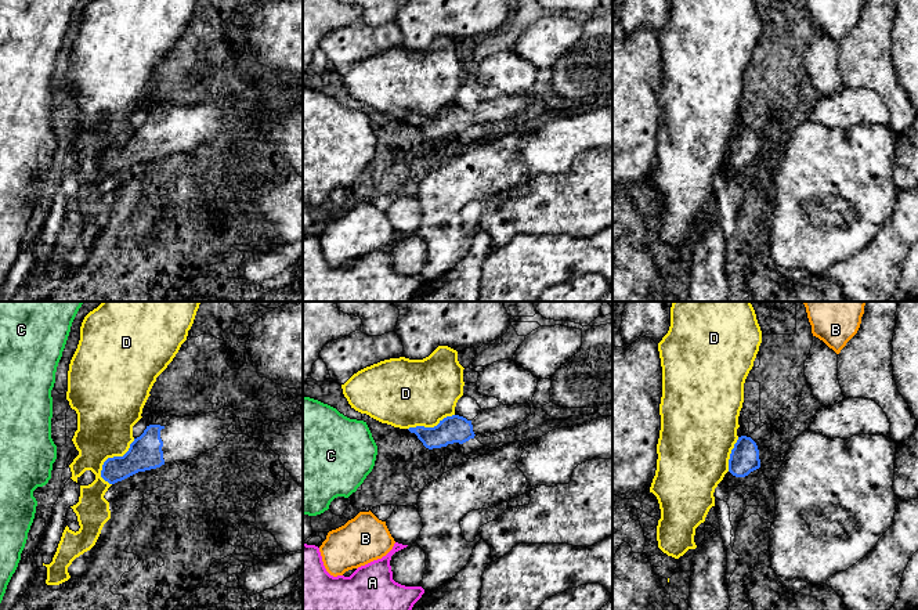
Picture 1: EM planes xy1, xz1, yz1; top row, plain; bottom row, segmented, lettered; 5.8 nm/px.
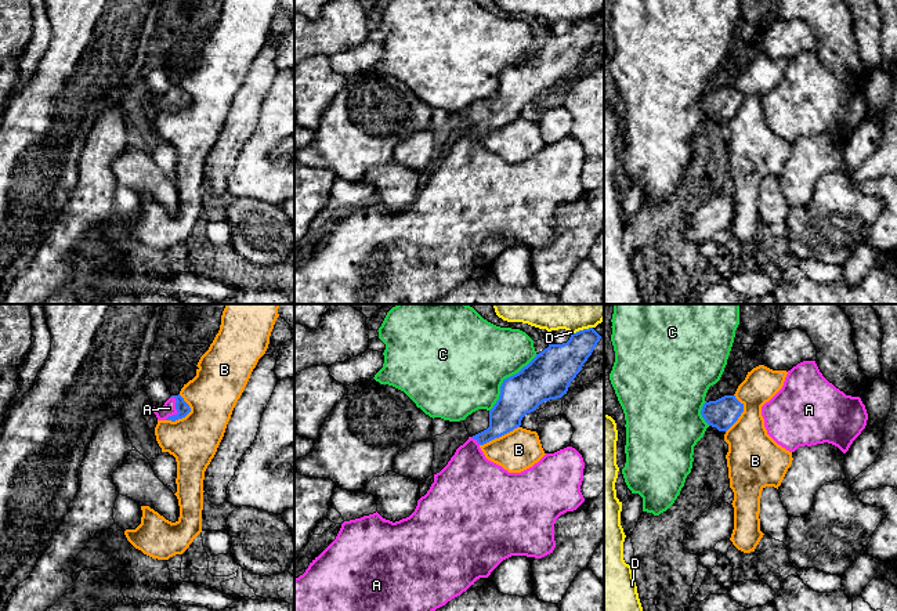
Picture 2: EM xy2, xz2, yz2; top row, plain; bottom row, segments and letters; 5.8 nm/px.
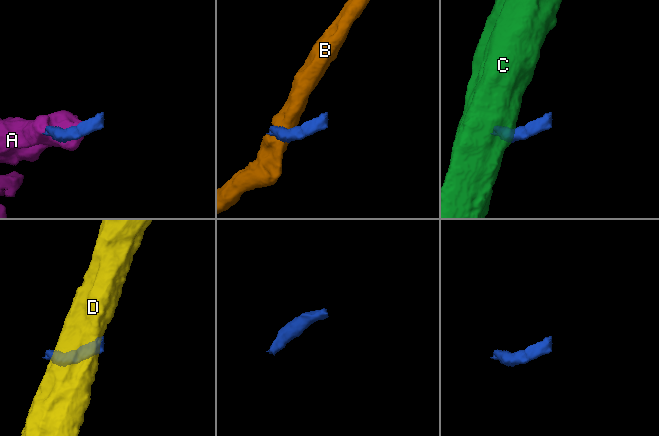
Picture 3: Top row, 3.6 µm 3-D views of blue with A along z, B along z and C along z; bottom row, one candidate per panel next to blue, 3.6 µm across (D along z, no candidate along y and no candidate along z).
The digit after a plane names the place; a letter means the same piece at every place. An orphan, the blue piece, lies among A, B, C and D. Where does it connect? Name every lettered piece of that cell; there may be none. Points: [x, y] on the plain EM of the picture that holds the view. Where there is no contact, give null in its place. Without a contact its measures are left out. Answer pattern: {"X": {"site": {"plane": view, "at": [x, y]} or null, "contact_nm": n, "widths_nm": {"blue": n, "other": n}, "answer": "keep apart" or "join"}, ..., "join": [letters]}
{"A": {"site": {"plane": "xy2", "at": [177, 101]}, "contact_nm": 150, "widths_nm": {"blue": 80, "other": 80}, "answer": "join"}, "B": {"site": {"plane": "xy2", "at": [185, 105]}, "contact_nm": 180, "widths_nm": {"blue": 80, "other": 300}, "answer": "keep apart"}, "C": {"site": {"plane": "xz2", "at": [505, 69]}, "contact_nm": 440, "widths_nm": {"blue": 280, "other": 480}, "answer": "keep apart"}, "D": {"site": {"plane": "xy1", "at": [109, 148]}, "contact_nm": 300, "widths_nm": {"blue": 190, "other": 340}, "answer": "keep apart"}, "join": ["A"]}

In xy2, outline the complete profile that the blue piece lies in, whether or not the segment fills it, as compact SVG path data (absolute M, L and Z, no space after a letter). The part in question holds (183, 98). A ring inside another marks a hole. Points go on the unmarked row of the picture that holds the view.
M171 86L163 97L160 98L152 98L153 104L156 105L158 111L171 111L176 112L178 109L185 108L191 98L184 91L184 88L178 86Z

